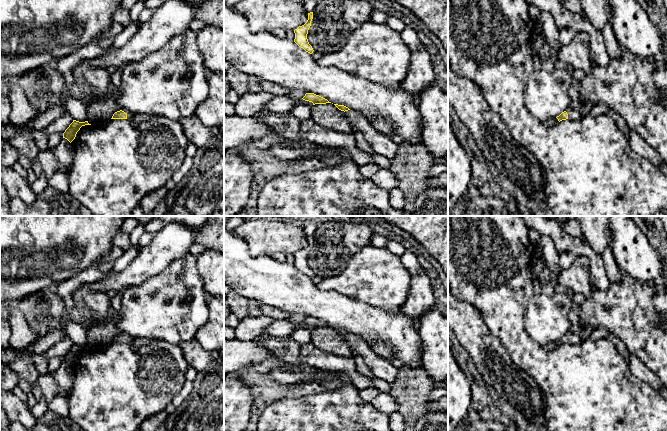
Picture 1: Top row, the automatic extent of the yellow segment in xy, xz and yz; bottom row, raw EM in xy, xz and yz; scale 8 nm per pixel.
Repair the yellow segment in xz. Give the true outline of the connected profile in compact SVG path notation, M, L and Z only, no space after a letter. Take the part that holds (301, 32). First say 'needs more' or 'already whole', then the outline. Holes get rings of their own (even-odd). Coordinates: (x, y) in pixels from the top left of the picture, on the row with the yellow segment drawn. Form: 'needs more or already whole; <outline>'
already whole; M313 12L308 13L308 20L307 22L299 26L297 29L294 30L295 33L295 39L294 42L301 48L303 48L306 52L312 54L313 53L313 48L309 44L308 39L307 39L307 34L308 30L311 26L311 21L313 19Z

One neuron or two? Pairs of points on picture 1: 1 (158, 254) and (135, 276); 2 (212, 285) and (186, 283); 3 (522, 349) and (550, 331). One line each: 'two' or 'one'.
1: one
2: two
3: two

